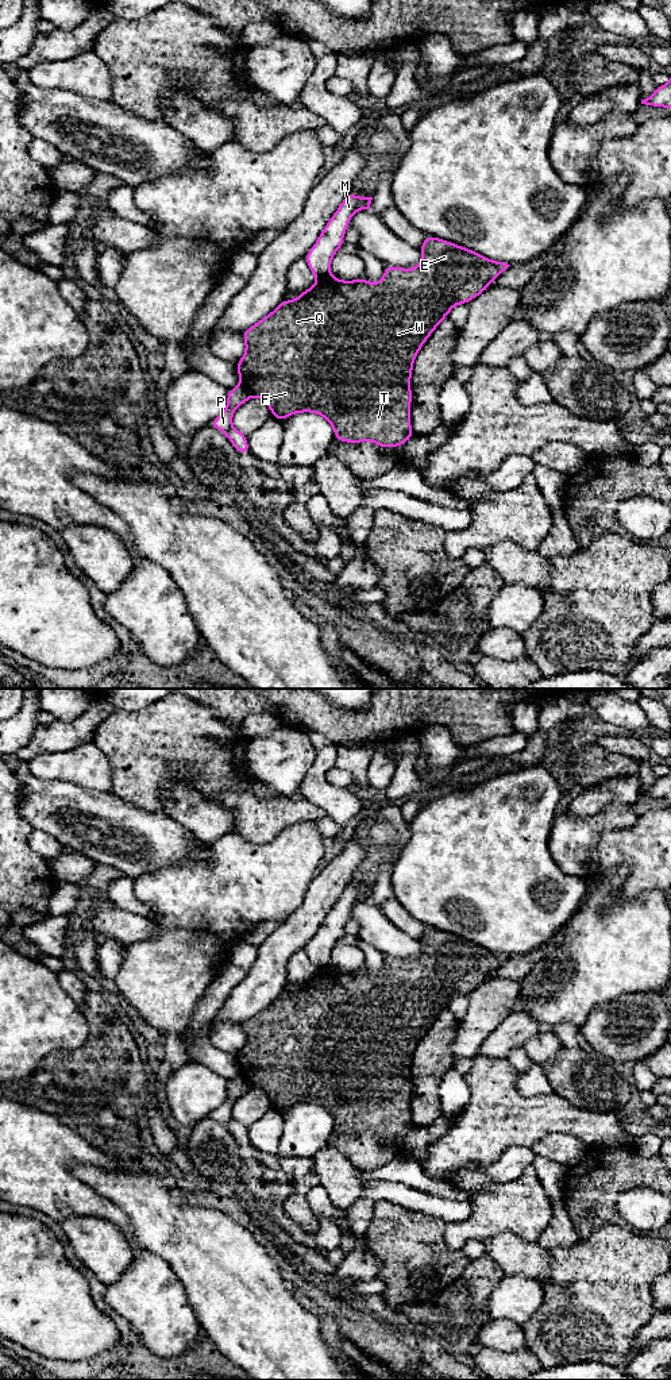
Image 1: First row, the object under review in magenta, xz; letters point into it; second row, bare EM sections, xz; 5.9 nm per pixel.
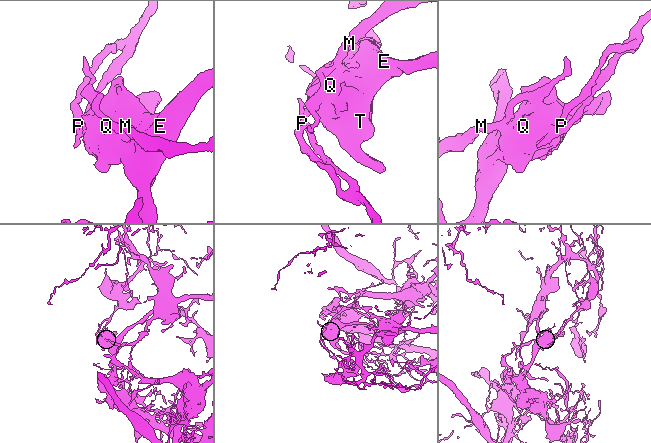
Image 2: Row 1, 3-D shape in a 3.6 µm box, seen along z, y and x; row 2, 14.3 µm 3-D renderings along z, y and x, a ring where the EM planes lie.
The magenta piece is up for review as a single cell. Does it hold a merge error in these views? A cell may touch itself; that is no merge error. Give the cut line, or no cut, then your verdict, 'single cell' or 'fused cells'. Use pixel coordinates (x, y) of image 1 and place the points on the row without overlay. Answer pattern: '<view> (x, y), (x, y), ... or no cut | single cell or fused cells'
xz (328, 963), (317, 970) | fused cells

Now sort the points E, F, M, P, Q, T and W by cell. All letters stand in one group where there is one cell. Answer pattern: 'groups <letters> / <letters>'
groups E F Q T W / M P

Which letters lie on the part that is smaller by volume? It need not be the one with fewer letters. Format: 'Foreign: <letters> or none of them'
Foreign: E, F, Q, T, W

